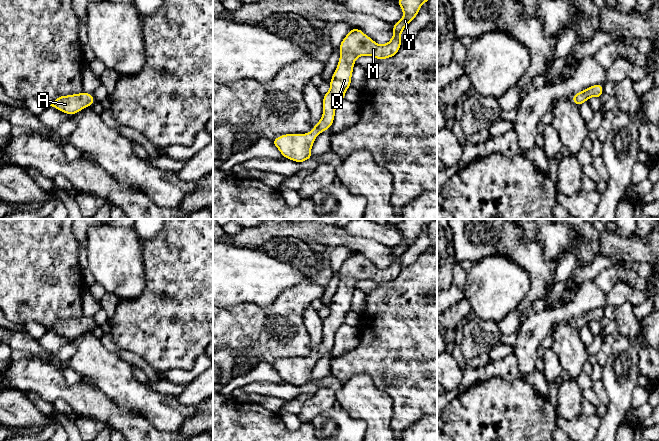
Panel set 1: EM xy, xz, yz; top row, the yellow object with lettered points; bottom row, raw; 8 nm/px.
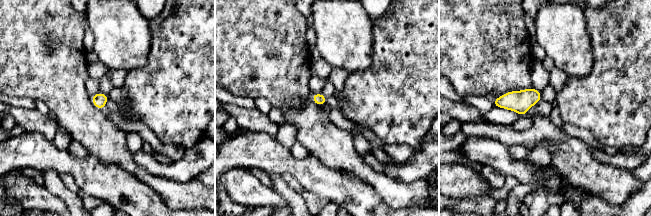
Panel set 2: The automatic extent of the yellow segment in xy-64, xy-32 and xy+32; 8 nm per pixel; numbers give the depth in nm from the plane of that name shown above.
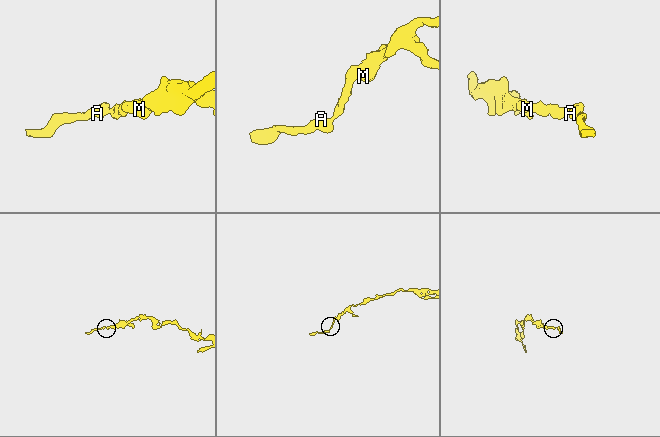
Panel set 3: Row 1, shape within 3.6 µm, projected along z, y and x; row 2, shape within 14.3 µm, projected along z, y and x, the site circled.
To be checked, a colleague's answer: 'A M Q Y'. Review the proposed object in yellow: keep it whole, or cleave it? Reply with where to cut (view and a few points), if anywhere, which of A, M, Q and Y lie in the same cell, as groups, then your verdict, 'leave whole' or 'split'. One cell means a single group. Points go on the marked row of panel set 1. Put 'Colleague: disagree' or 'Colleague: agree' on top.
Colleague: agree
cut none; groups A M Q Y; leave whole

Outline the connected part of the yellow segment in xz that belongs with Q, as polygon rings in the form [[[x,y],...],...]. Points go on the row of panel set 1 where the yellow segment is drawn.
[[[396,0],[402,8],[403,18],[393,24],[393,37],[383,45],[378,45],[359,28],[353,28],[339,45],[340,58],[330,81],[330,90],[323,95],[323,115],[314,128],[306,134],[284,134],[272,141],[282,156],[297,163],[312,159],[311,148],[316,137],[330,129],[337,105],[345,99],[345,92],[351,86],[355,60],[360,56],[372,56],[377,60],[395,56],[402,45],[401,33],[418,15],[421,6],[429,0]]]

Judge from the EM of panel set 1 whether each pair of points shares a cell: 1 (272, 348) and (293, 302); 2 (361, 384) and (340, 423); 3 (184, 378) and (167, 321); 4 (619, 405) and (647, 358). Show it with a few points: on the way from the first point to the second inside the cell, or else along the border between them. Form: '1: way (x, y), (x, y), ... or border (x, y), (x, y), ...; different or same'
1: way (287, 340), (292, 340), (299, 334), (294, 317); same
2: border (340, 406), (352, 418), (360, 418), (366, 424); different
3: border (200, 355), (189, 370), (168, 369), (162, 372); different
4: border (639, 346), (638, 370), (641, 374); different

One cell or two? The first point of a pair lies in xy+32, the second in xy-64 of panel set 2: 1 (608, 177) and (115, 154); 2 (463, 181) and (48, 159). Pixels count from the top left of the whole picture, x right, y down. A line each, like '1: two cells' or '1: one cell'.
1: one cell
2: two cells

